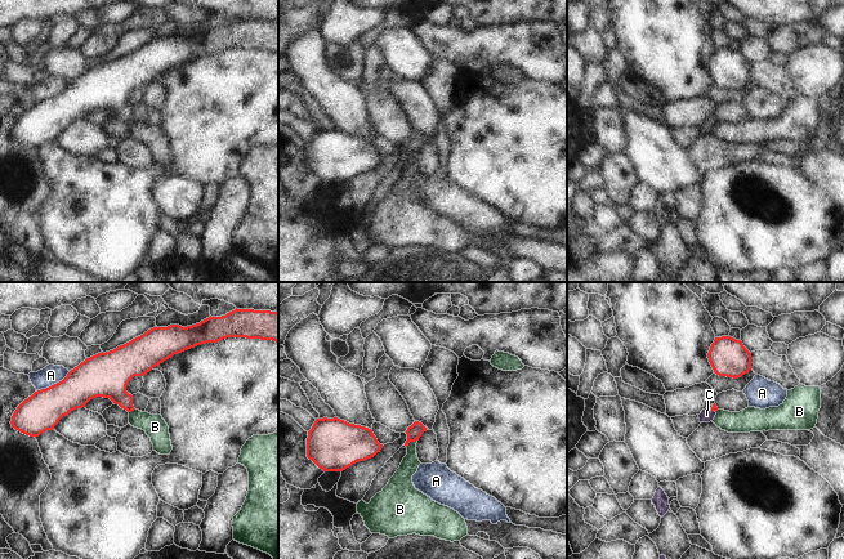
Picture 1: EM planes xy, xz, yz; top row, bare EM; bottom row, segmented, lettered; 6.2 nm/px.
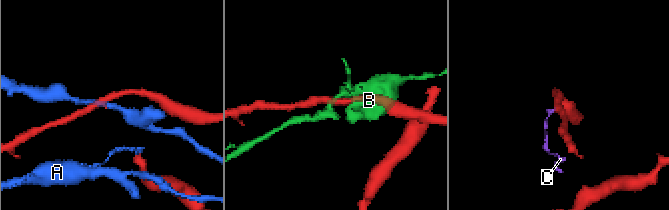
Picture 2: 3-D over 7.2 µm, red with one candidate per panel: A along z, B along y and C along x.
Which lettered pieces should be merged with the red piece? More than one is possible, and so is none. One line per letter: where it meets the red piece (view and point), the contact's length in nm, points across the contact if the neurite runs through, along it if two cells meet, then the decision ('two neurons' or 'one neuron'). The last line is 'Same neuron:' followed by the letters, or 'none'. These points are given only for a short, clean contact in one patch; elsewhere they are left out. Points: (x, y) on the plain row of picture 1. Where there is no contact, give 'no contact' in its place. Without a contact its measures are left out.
A: contact xy (54, 95); length 240 nm; two neurons
B: contact xz (411, 152); length 80 nm; border xz (416, 151), (406, 157); two neurons
C: contact yz (711, 120); length 60 nm; way yz (714, 119), (711, 120), (706, 126); one neuron
Same neuron: C

